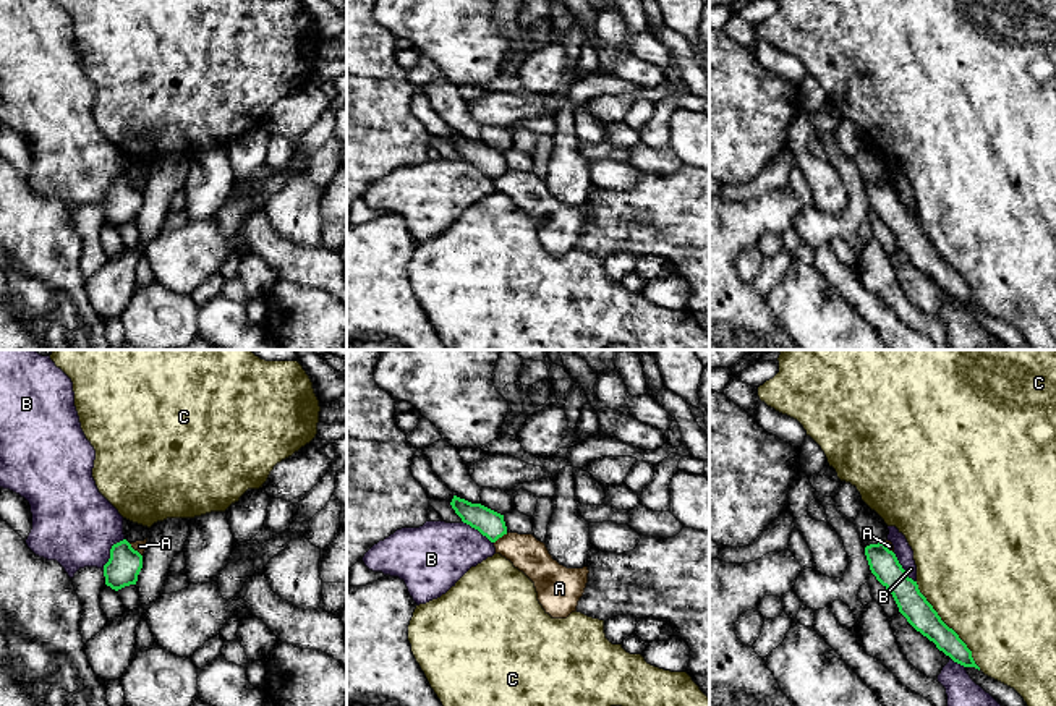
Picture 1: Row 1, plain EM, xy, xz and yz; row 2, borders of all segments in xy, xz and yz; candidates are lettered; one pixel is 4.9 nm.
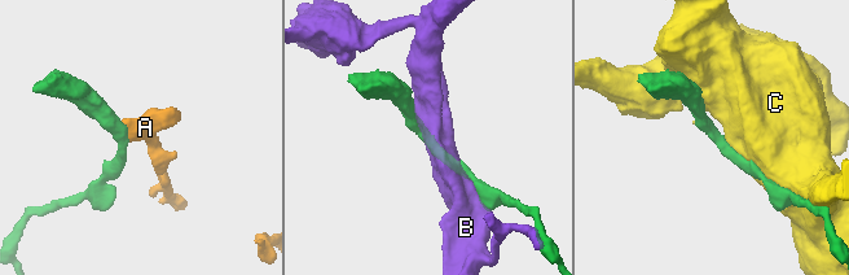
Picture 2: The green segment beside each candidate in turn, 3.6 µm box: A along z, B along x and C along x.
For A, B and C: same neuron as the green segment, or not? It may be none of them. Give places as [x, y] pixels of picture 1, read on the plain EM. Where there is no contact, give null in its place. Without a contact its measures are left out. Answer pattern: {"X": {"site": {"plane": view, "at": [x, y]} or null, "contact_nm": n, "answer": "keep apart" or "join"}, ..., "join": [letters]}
{"A": {"site": {"plane": "xy", "at": [133, 187]}, "contact_nm": 100, "answer": "keep apart"}, "B": {"site": {"plane": "xy", "at": [110, 190]}, "contact_nm": 190, "answer": "keep apart"}, "C": {"site": {"plane": "yz", "at": [946, 263]}, "contact_nm": 550, "answer": "keep apart"}, "join": []}

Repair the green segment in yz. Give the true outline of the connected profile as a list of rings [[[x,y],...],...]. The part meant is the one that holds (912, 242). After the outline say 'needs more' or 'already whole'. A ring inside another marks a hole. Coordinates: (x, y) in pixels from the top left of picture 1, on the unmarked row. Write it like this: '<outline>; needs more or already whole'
[[[884,180],[865,185],[865,193],[871,211],[892,232],[899,249],[907,259],[936,282],[939,288],[964,304],[980,304],[972,295],[972,288],[949,266],[926,235],[920,230],[917,219],[907,214],[896,191]]]; already whole

